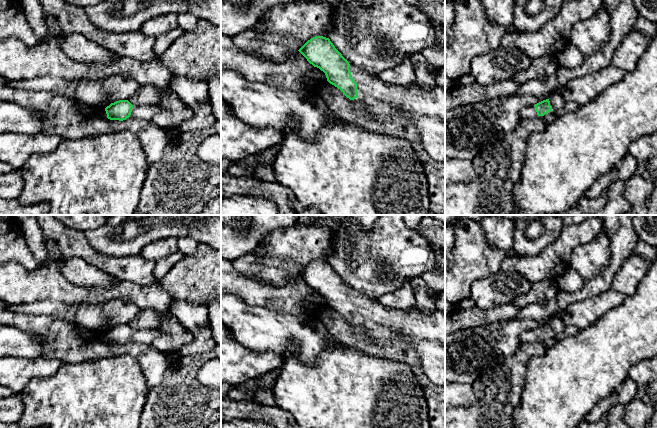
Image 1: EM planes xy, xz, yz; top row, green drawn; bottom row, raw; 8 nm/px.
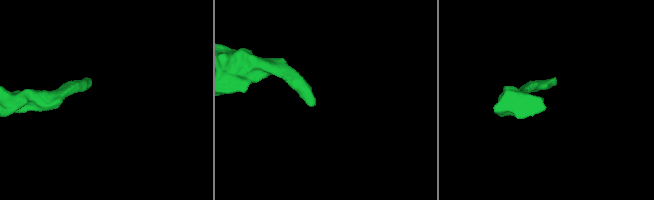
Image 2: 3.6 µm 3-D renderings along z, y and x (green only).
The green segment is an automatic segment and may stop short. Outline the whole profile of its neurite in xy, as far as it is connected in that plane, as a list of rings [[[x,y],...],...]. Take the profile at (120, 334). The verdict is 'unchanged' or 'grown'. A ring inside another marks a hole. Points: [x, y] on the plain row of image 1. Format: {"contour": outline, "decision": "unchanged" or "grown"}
{"contour": [[[119,324],[105,332],[107,342],[123,345],[129,341],[151,345],[160,335],[159,328],[132,329],[128,324]]], "decision": "grown"}

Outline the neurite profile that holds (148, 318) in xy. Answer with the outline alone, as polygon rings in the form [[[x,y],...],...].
[[[152,308],[141,309],[139,310],[137,316],[134,317],[128,325],[132,329],[159,328],[166,314],[171,313],[169,311],[167,313],[160,312]]]

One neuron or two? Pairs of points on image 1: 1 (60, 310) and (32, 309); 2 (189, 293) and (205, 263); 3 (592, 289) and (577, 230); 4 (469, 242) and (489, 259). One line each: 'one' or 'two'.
1: one
2: one
3: two
4: one

